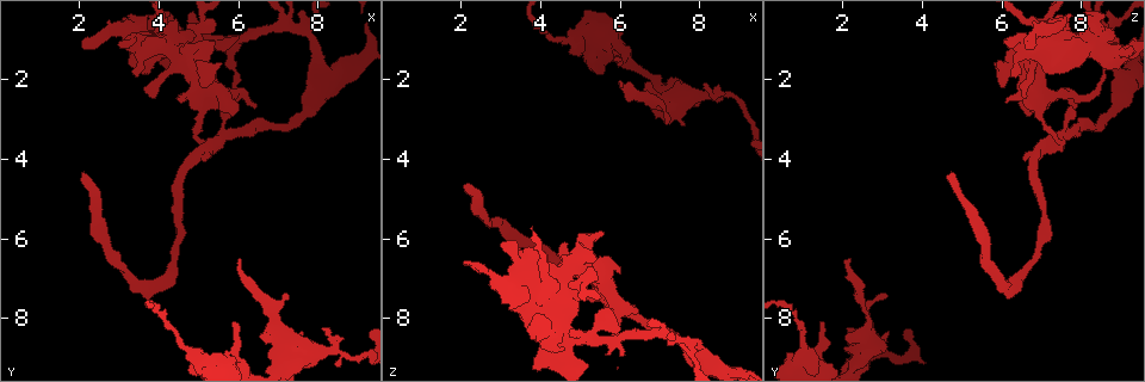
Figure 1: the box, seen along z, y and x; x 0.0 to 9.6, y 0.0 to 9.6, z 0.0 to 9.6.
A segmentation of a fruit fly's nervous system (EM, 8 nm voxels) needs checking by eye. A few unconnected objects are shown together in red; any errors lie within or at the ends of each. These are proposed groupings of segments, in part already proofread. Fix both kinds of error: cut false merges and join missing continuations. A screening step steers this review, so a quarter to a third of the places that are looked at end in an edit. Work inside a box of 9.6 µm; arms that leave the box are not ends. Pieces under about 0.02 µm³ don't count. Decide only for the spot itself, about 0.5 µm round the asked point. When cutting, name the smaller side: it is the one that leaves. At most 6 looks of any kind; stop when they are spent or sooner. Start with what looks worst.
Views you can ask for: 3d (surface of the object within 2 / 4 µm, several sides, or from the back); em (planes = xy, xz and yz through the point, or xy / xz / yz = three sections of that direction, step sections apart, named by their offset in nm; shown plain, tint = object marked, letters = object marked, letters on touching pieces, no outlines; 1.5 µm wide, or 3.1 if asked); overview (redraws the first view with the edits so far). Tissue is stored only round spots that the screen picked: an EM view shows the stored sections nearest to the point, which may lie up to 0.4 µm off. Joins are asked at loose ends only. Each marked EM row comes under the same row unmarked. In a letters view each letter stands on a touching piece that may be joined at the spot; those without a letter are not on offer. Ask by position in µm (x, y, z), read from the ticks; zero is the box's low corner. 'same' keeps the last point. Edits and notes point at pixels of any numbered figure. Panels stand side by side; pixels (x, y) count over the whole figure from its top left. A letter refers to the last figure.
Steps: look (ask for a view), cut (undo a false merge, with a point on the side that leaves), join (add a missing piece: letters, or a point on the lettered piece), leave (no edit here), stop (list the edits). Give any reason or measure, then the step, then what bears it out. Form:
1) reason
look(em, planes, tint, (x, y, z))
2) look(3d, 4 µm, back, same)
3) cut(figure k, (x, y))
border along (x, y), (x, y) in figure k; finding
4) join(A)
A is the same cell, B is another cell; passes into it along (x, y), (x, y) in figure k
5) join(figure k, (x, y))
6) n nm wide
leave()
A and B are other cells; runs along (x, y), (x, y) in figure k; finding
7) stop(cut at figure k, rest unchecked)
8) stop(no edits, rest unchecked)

free end
look(em, yz, step 4, letters, (6.10, 1.05, 8.90))

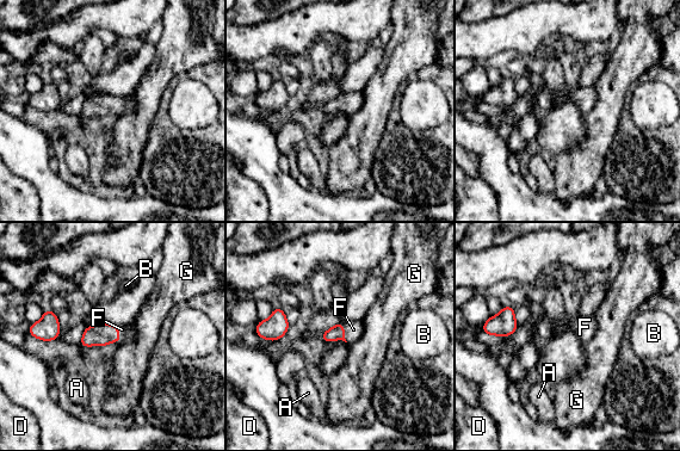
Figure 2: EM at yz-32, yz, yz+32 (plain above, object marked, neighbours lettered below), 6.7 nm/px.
F touches over 140 nm
join(F)
F is the same cell, A, B, D and G are other cells; the neuron continues

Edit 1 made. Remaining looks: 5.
an open end
look(em, planes, letters, (7.60, 8.30, 3.15))

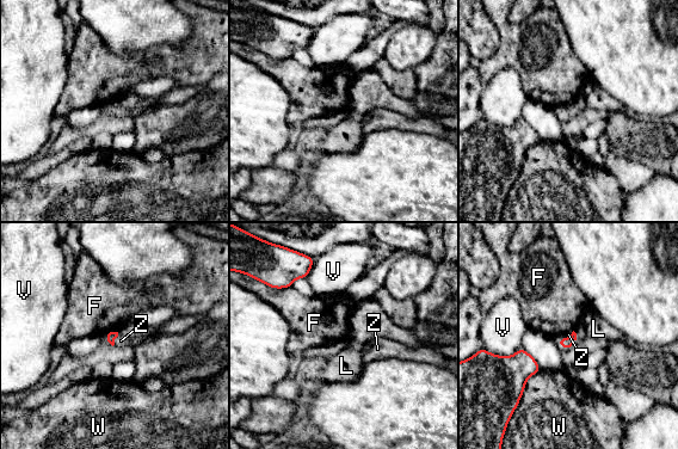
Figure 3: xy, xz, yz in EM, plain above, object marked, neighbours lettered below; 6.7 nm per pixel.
join(Z)
Z is the same cell, F, L, V and W are other cells; it goes on there

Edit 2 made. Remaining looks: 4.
free end
look(3d, 2 µm, (5.90, 8.10, 1.45))

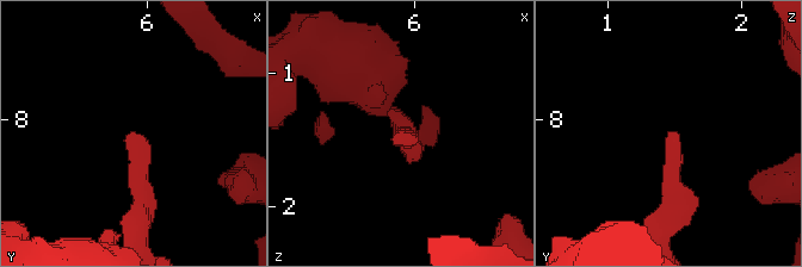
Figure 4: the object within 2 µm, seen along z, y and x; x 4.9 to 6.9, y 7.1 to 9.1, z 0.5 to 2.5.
look(em, planes, letters, (5.88, 8.10, 1.48))

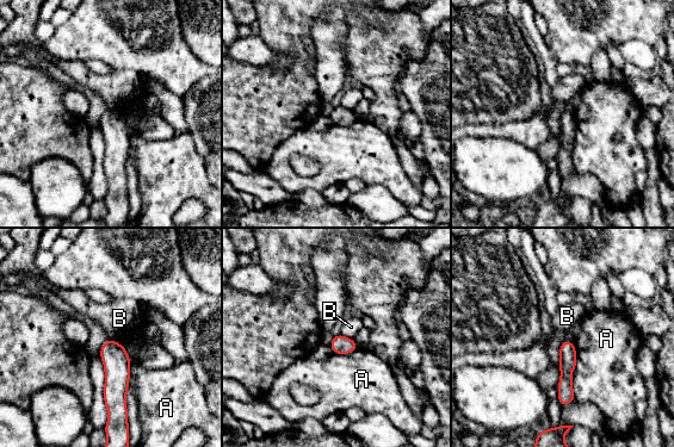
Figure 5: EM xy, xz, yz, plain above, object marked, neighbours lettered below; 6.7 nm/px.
110 nm wide; A touches over 190 nm
leave()
A and B are other cells; no lettered piece goes on from it

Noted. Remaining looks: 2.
stop(join at figure 2, join at figure 3, rest unchecked)

